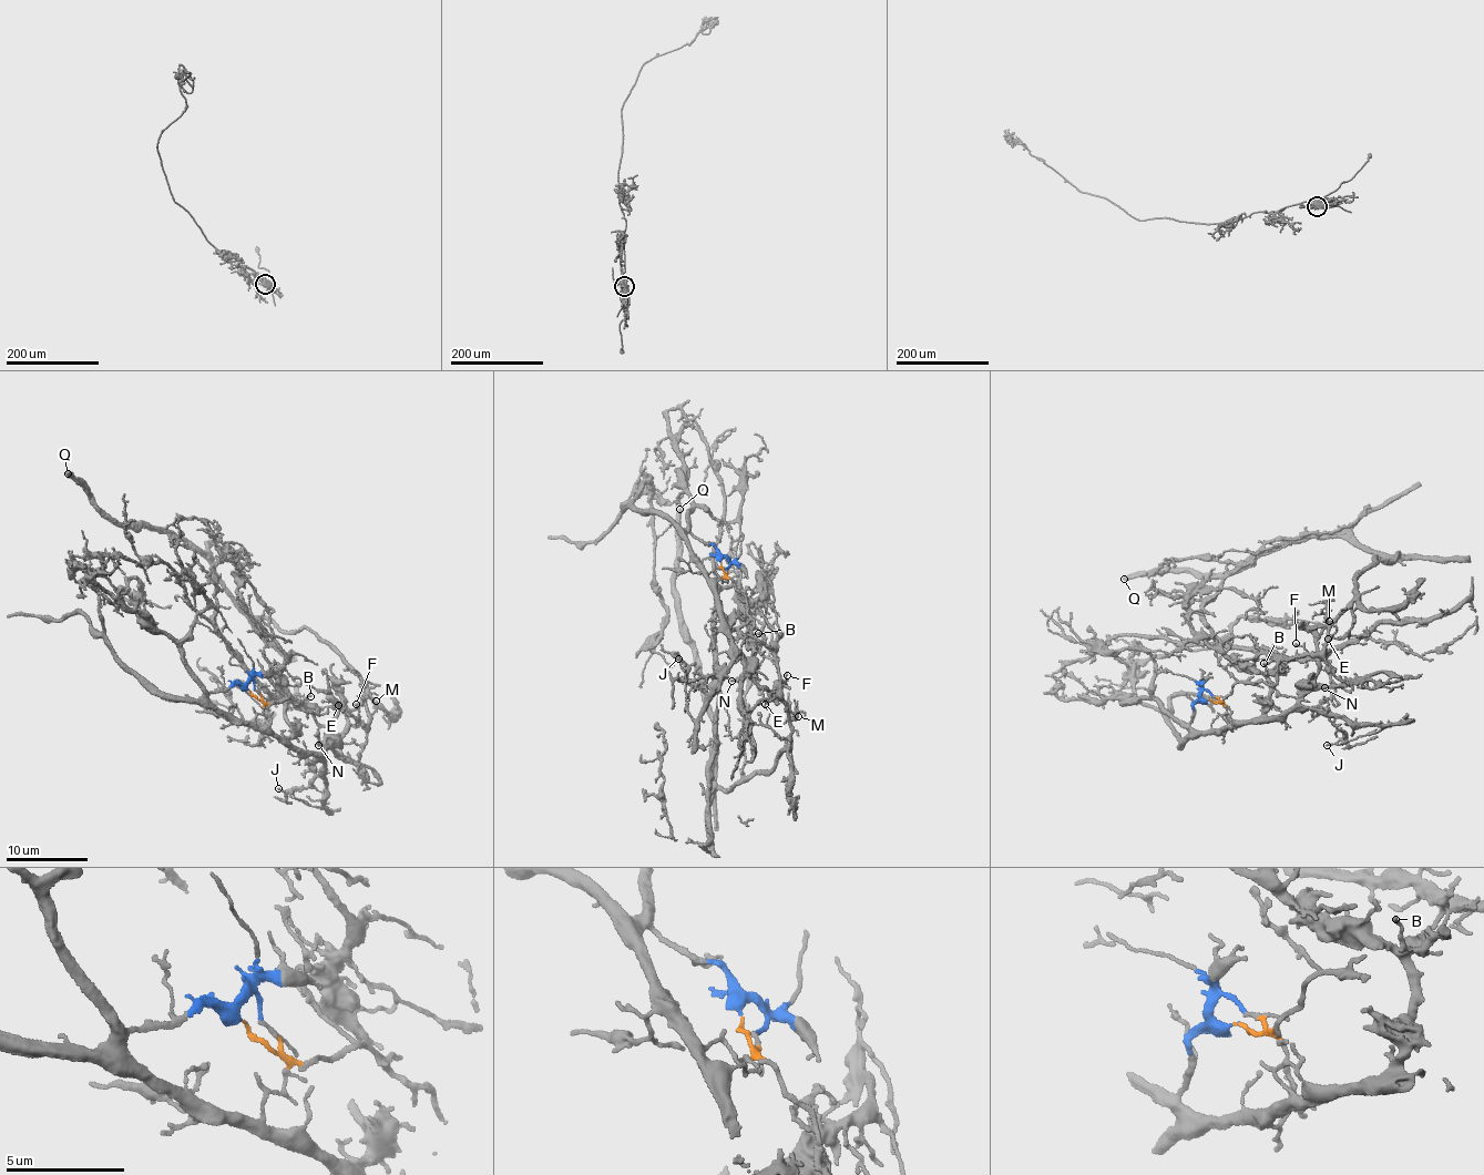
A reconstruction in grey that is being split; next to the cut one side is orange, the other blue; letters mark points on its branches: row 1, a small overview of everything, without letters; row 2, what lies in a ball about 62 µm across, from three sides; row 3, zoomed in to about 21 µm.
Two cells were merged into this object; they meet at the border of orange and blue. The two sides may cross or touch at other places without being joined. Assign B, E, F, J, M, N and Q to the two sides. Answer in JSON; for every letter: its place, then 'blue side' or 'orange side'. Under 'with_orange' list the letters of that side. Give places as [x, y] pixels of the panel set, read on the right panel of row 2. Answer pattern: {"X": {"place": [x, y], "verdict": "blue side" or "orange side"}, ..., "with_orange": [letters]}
{"B": {"place": [1264, 663], "verdict": "blue side"}, "E": {"place": [1328, 639], "verdict": "orange side"}, "F": {"place": [1296, 643], "verdict": "orange side"}, "J": {"place": [1327, 745], "verdict": "blue side"}, "M": {"place": [1329, 621], "verdict": "orange side"}, "N": {"place": [1324, 687], "verdict": "blue side"}, "Q": {"place": [1124, 579], "verdict": "orange side"}, "with_orange": ["E", "F", "M", "Q"]}

